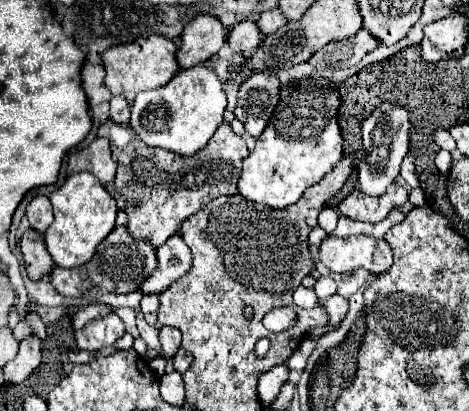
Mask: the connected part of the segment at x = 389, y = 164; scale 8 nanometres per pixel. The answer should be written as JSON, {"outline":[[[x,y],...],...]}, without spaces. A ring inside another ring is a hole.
{"outline":[[[381,104],[363,124],[361,124],[361,140],[365,156],[359,160],[359,180],[357,190],[365,196],[383,196],[385,190],[393,184],[393,180],[399,176],[399,166],[409,150],[409,120],[407,110],[393,106],[393,104]]]}

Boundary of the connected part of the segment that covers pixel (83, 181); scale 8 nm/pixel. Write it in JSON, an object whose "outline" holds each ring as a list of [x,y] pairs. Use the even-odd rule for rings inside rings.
{"outline":[[[77,172],[71,174],[61,188],[53,190],[49,194],[49,200],[53,204],[55,220],[45,232],[45,246],[53,256],[55,264],[61,268],[77,268],[89,262],[91,256],[95,254],[97,244],[115,226],[115,216],[117,216],[115,198],[105,192],[103,184],[93,174]]]}

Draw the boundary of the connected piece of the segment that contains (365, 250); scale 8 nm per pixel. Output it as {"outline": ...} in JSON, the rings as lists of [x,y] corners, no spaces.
{"outline":[[[369,236],[351,238],[323,238],[319,246],[319,260],[331,272],[351,272],[353,268],[367,268],[373,274],[381,274],[393,264],[393,252],[385,240],[375,240]]]}

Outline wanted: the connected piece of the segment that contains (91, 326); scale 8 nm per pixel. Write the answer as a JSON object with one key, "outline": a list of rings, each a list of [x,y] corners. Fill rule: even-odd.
{"outline":[[[109,314],[93,322],[87,322],[85,328],[77,330],[77,346],[81,350],[101,350],[105,346],[113,346],[115,340],[123,334],[123,320],[117,314]]]}

